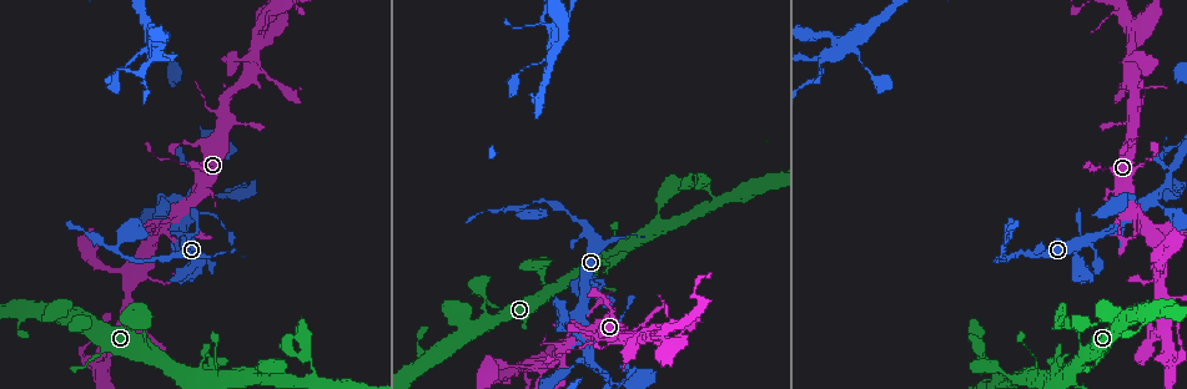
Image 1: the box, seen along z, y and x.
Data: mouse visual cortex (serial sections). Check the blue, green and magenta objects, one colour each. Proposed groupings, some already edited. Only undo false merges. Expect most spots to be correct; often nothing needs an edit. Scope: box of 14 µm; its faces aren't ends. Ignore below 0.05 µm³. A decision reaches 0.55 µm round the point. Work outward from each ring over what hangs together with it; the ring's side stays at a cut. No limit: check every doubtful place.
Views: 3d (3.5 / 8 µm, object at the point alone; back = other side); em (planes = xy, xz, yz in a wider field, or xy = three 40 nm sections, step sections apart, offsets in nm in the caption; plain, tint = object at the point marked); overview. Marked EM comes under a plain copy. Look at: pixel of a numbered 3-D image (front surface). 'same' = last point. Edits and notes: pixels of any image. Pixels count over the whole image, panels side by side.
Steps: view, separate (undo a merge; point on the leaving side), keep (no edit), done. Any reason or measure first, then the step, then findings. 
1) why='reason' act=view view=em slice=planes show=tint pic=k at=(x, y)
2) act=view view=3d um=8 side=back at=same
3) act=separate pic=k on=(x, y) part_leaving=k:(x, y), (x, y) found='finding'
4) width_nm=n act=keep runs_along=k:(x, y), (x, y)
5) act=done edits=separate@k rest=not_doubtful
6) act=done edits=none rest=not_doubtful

why='abrupt turn' act=view view=3d um=3.5 pic=1 at=(1054, 358)

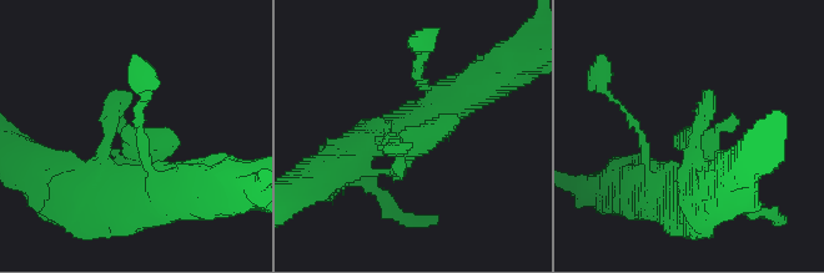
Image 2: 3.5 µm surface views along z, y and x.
why='need the tissue' act=view view=em slice=xy step=5 show=tint pic=2 at=(400, 132)

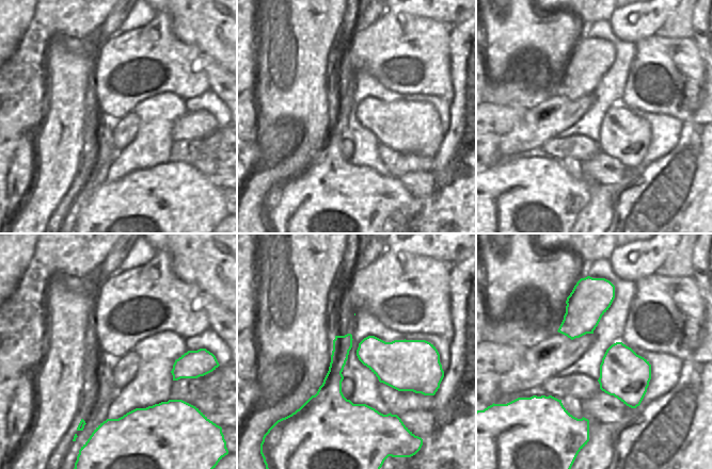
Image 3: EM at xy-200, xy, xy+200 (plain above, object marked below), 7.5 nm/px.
act=keep runs_along=2:(86, 190), (114, 129), (179, 143) found='continuous, no second cell'

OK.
why='branch point' act=view view=3d um=8 pic=1 at=(515, 210)

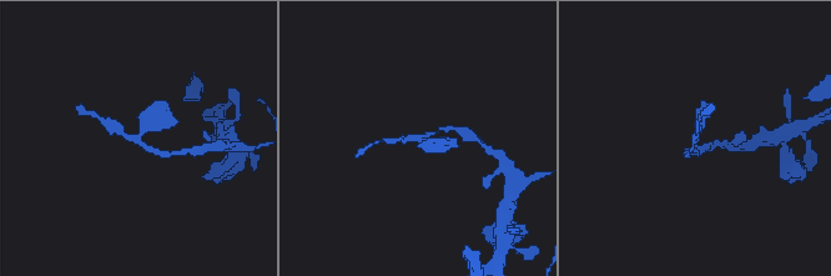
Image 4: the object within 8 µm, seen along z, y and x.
act=view view=3d um=3.5 side=back pic=4 at=(139, 139)

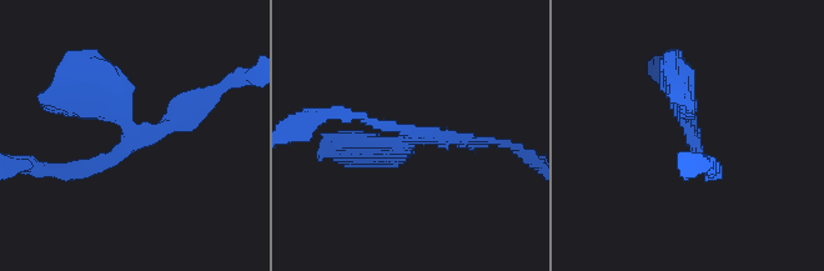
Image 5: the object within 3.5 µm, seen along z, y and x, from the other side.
arms=3 arm_widths_nm=150,150,250 act=view view=em slice=xy step=2 show=tint pic=5 at=(133, 144)

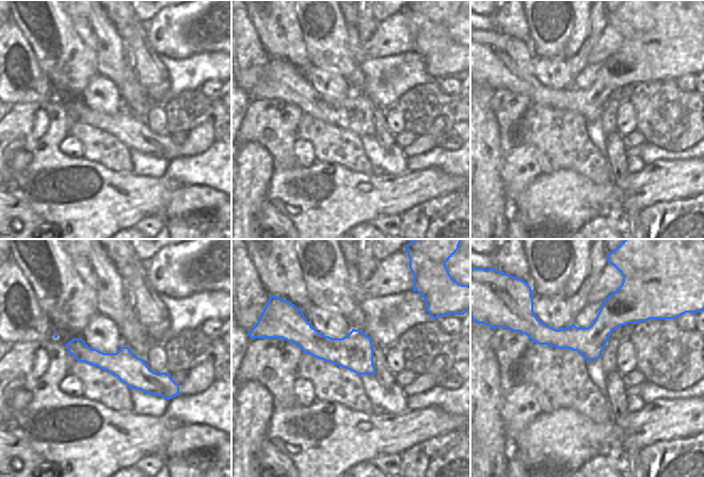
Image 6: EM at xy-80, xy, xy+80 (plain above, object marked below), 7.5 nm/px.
width_nm=280 act=keep runs_along=6:(69, 345), (175, 388) found='all the same cell'

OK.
why='four arms meet' act=view view=3d um=3.5 pic=1 at=(590, 356)

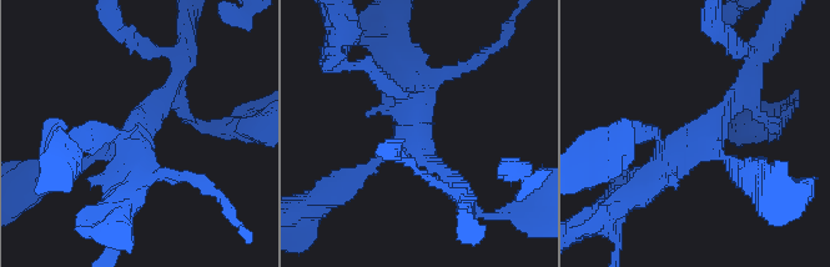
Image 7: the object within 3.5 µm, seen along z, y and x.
arms=4 arm_widths_nm=150,150,200,300 why='need the tissue' act=view view=em slice=xy step=1 show=tint pic=7 at=(412, 134)

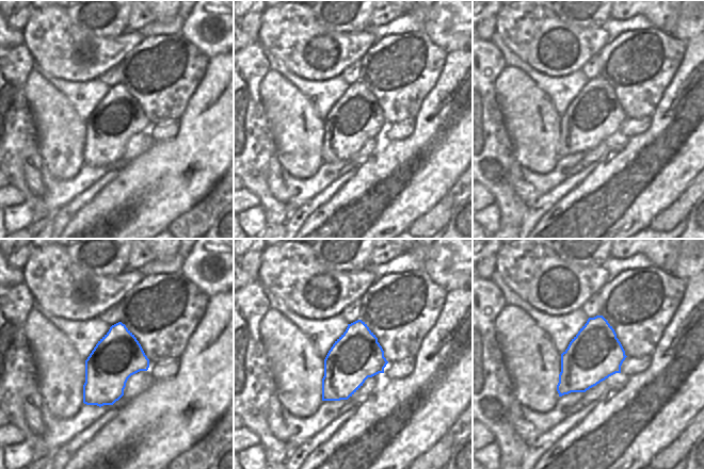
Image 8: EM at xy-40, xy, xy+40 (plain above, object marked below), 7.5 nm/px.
act=keep runs_along=7:(632, 195), (737, 100), (749, 104) found='continuous, no second cell'

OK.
act=done edits=none rest=not_doubtful

